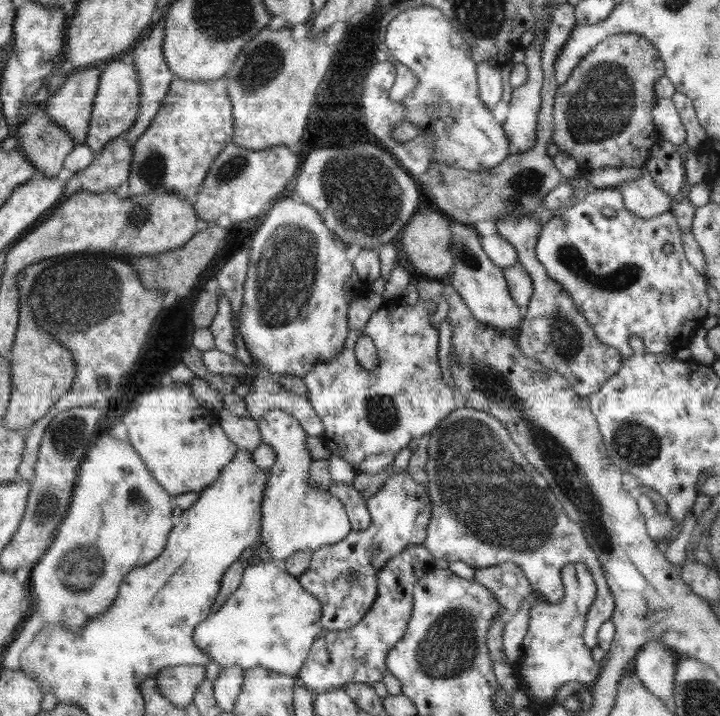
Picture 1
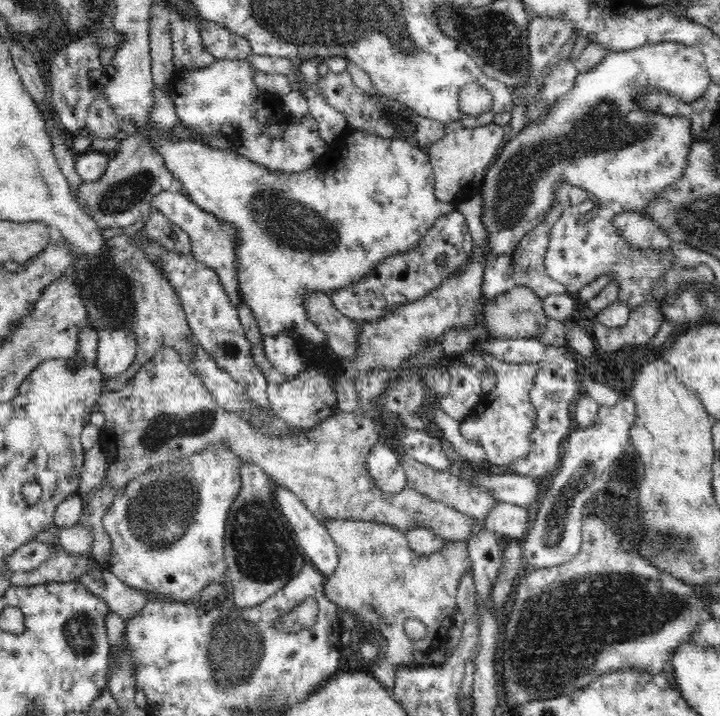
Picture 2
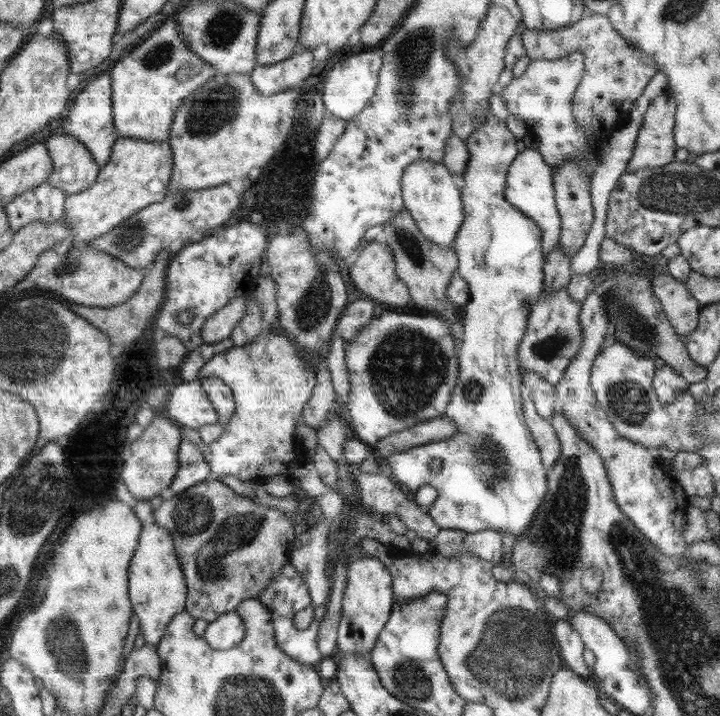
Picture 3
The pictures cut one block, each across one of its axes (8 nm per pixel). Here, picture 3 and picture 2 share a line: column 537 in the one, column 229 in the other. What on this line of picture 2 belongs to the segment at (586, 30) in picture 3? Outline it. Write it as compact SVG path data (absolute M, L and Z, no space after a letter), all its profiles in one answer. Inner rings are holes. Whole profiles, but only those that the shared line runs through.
M201 19L198 26L204 47L214 55L214 60L245 59L253 53L249 40L230 32L220 23Z

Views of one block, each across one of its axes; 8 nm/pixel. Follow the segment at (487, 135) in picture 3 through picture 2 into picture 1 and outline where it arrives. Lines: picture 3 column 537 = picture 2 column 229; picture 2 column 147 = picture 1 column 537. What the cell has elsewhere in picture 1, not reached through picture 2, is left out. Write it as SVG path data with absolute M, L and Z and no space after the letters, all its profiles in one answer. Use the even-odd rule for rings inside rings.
M460 404L458 408L454 409L454 412L451 412L438 423L438 426L432 430L430 435L431 438L428 440L427 446L426 474L428 476L428 487L431 490L429 493L431 519L429 520L425 541L423 542L424 547L430 551L430 554L435 559L444 558L448 562L462 559L462 562L466 562L466 564L474 567L476 570L503 562L514 563L527 576L533 592L540 594L541 598L545 598L548 603L560 602L564 598L564 585L562 584L562 575L560 574L562 568L570 563L582 563L586 565L586 568L595 580L596 592L594 602L592 602L592 605L590 605L586 613L586 622L584 623L584 632L582 634L585 646L590 649L595 648L598 645L597 635L600 625L612 618L614 612L614 595L612 595L612 591L606 582L606 577L604 576L598 556L596 556L596 553L588 544L583 530L580 528L580 524L576 524L574 520L570 520L569 516L566 516L566 512L564 512L560 501L554 496L554 492L550 490L550 486L548 486L548 482L546 482L544 476L530 464L530 461L526 460L518 445L510 439L509 433L503 424L490 413L484 412L483 410L468 408Z

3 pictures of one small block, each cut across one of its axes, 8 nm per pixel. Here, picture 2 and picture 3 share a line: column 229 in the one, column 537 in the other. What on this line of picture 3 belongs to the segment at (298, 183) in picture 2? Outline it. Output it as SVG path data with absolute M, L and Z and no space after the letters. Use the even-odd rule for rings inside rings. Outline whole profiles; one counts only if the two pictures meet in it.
M526 147L519 152L507 173L505 198L506 201L522 211L541 229L542 255L544 260L548 251L559 242L561 236L561 219L555 204L555 191L553 188L553 168L544 161L538 149Z

